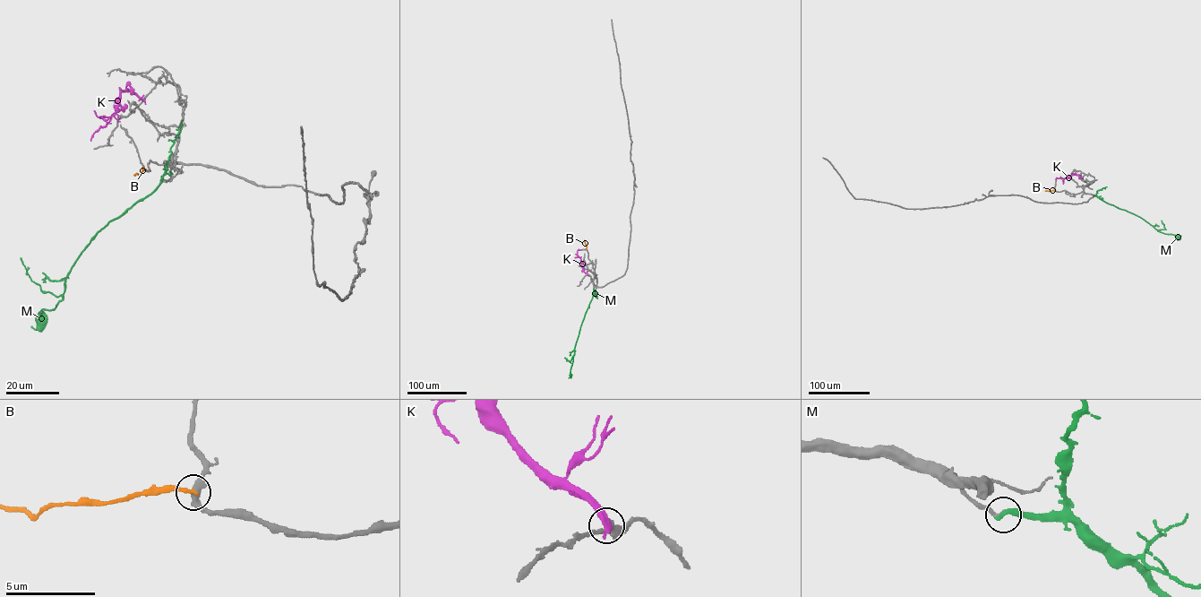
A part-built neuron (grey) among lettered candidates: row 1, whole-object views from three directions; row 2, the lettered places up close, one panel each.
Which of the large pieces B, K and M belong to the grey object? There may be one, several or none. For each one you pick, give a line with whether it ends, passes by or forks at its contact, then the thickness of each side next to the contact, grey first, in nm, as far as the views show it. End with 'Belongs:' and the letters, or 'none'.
Belongs: none

